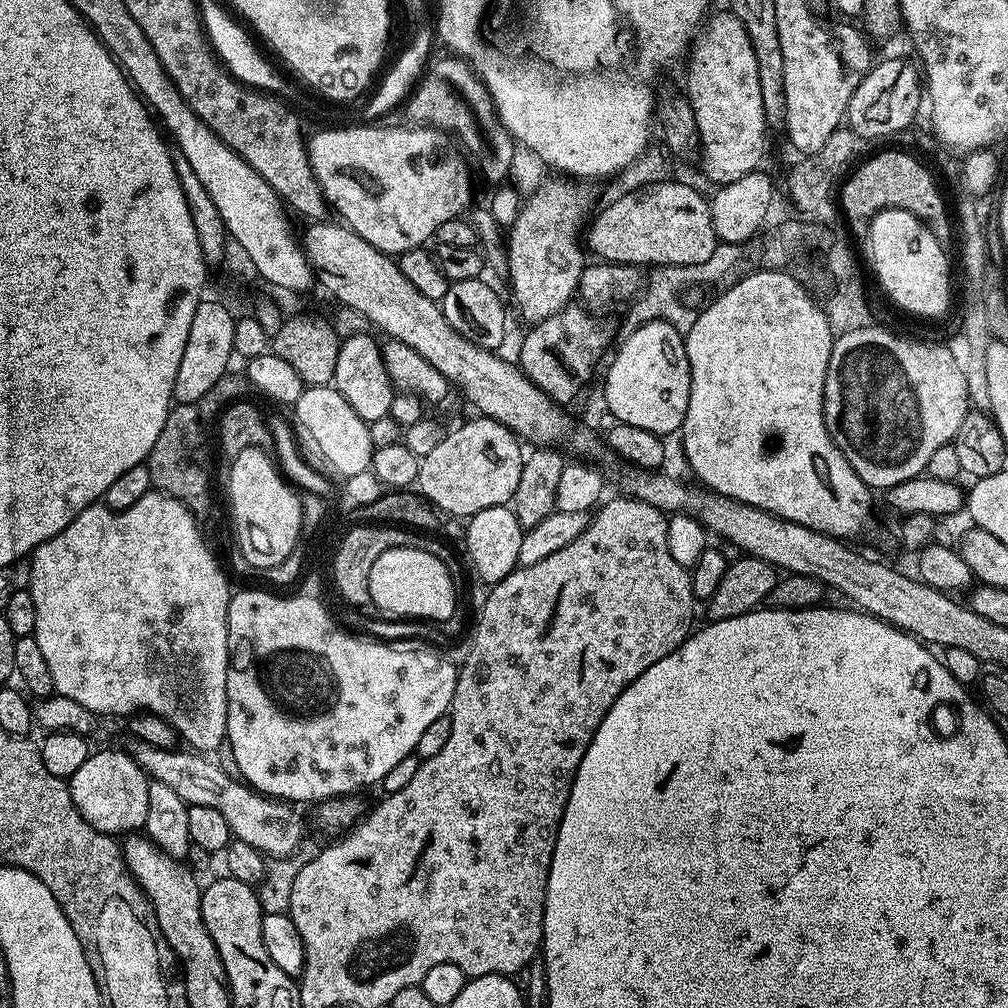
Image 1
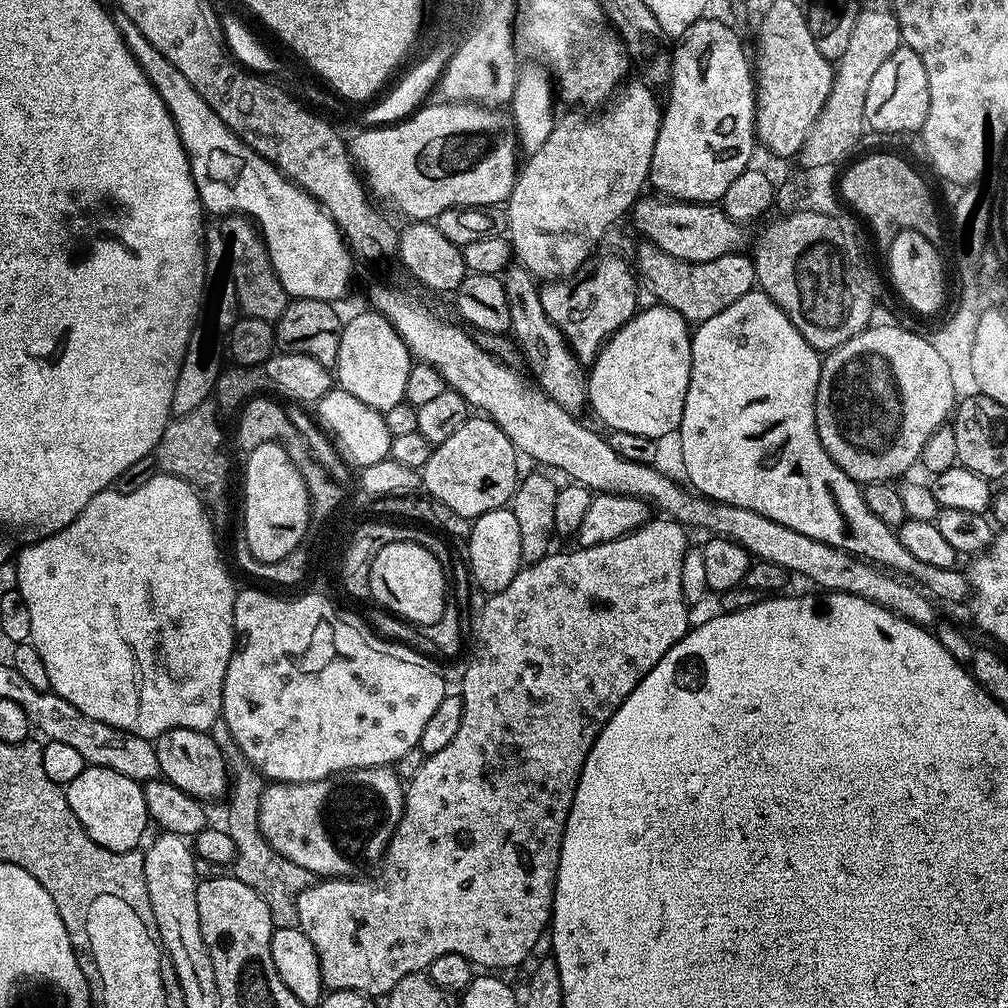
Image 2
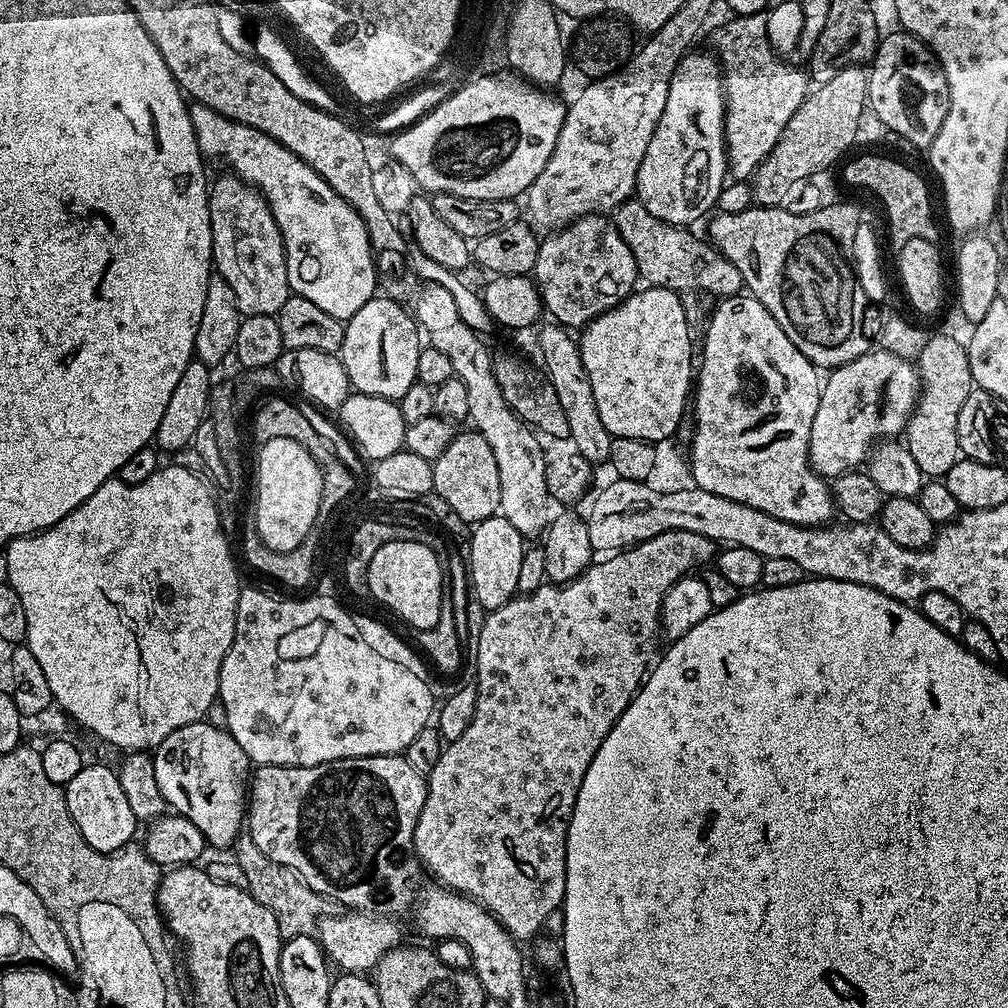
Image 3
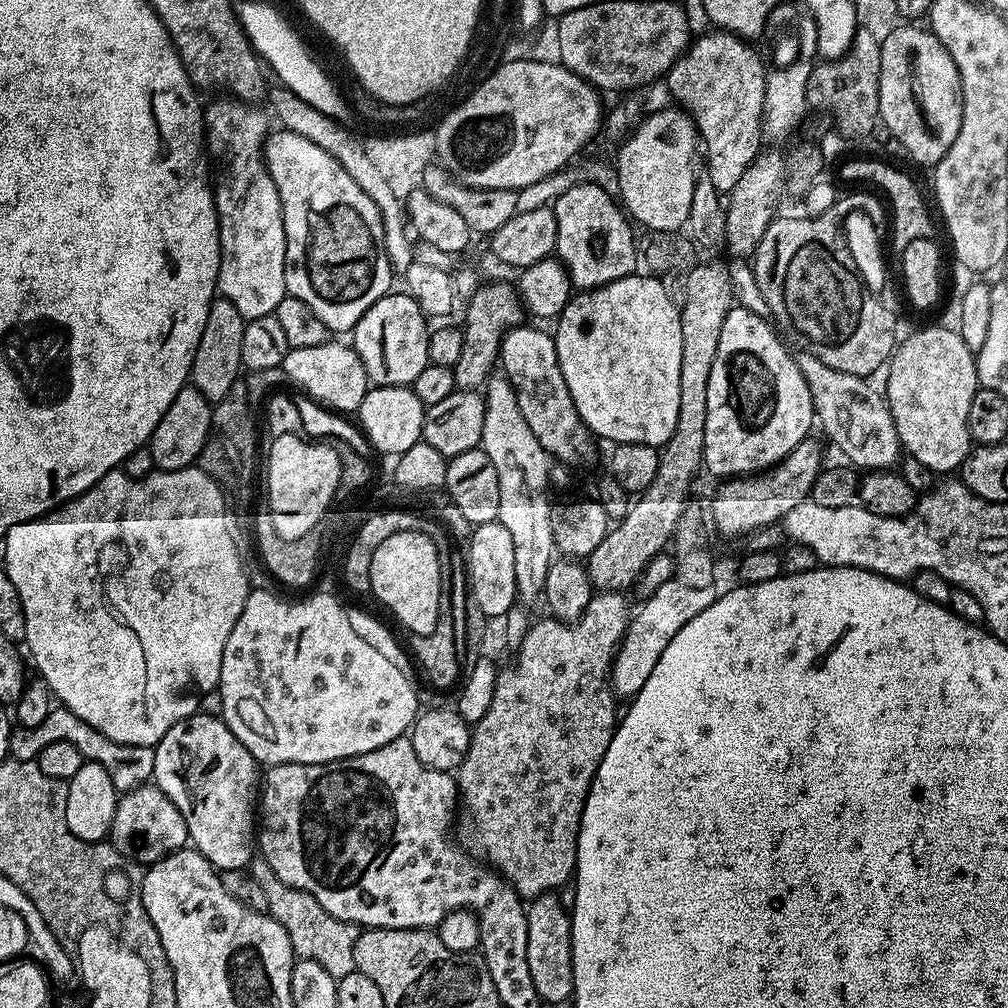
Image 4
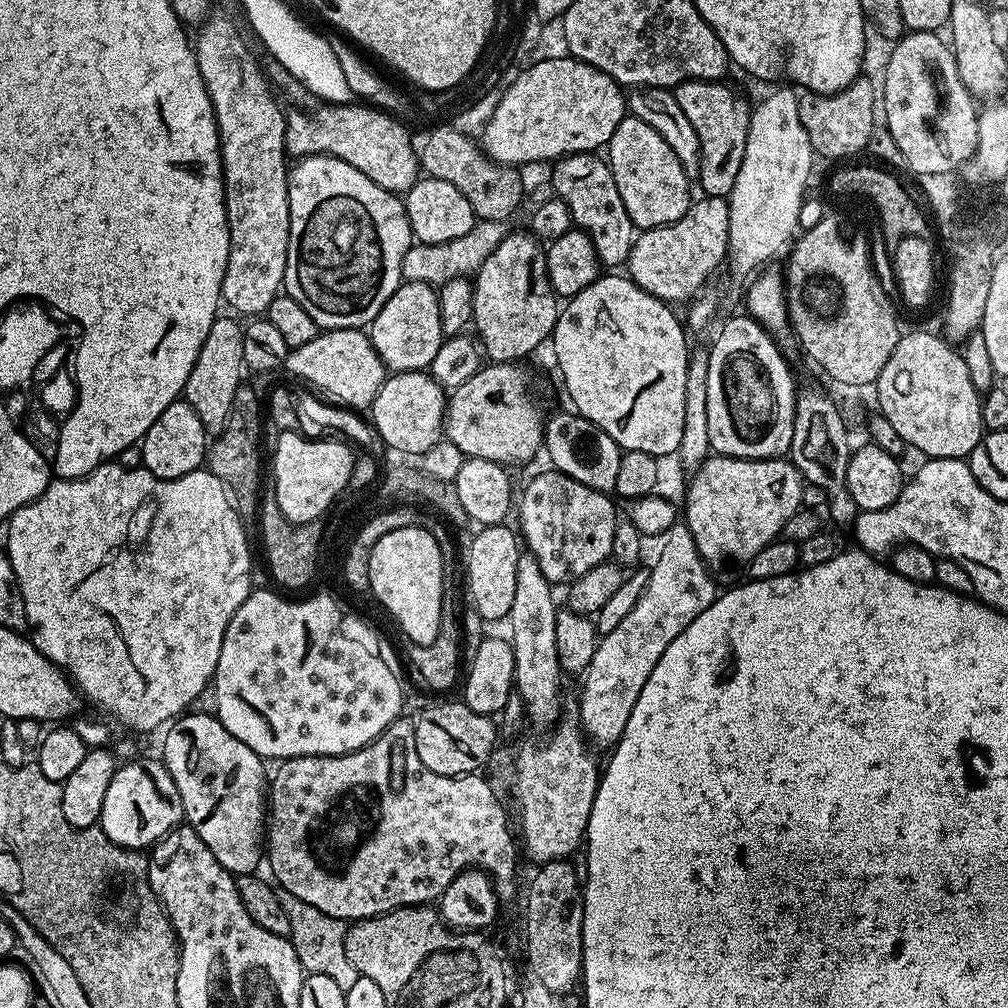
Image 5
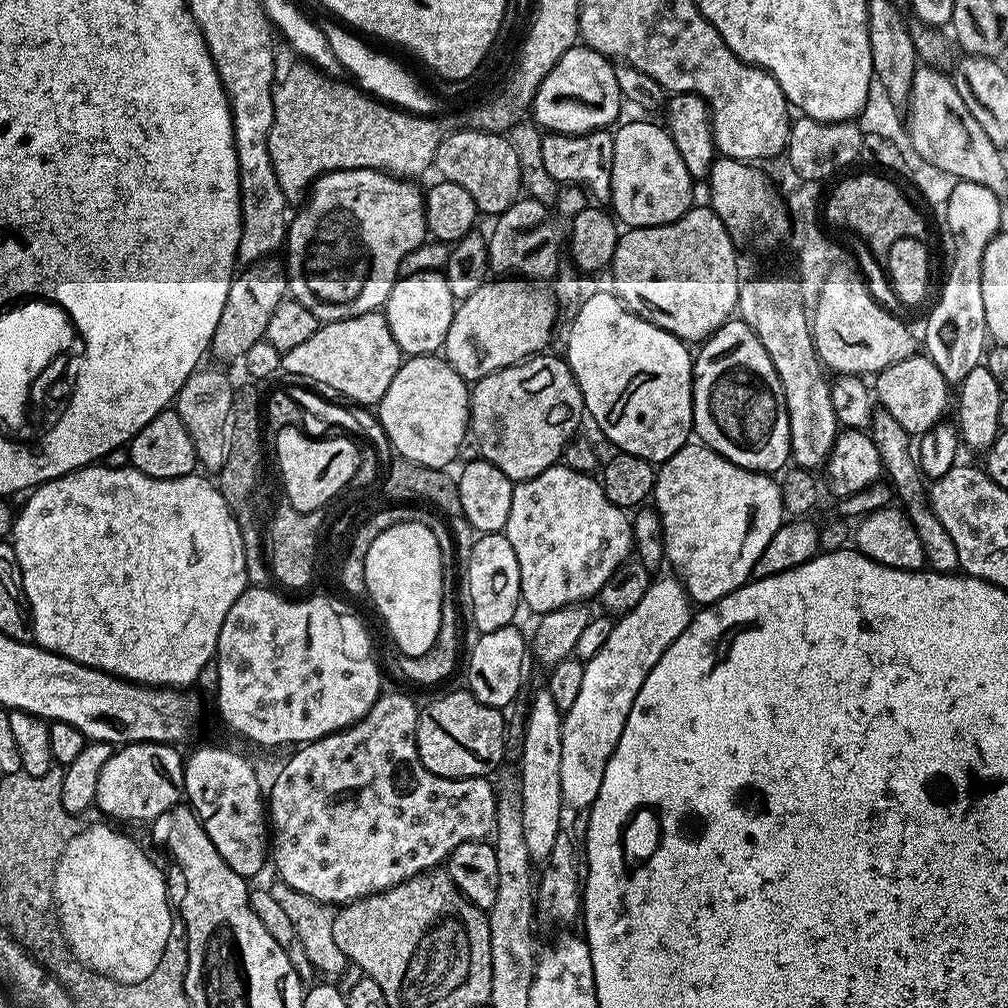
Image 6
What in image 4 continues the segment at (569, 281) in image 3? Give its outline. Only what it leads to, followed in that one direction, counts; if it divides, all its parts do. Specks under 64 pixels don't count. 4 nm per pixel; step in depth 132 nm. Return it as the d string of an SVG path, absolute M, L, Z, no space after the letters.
M571 186L570 190L555 199L551 209L554 218L558 218L555 255L563 262L568 277L572 279L573 289L601 288L637 271L633 225L618 200L606 194L601 186Z

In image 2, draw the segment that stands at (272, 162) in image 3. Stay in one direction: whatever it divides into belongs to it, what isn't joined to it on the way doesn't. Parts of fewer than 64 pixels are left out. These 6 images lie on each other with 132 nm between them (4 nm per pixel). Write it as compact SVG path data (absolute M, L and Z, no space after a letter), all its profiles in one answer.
M120 14L115 17L115 21L130 54L138 62L142 74L146 74L154 90L158 90L170 118L174 118L174 126L178 130L178 138L188 155L194 186L198 190L200 203L204 205L205 213L212 215L213 212L214 215L220 216L219 218L239 214L253 221L259 228L260 235L264 237L264 245L270 254L274 274L278 274L278 282L282 282L289 297L297 300L314 298L329 302L342 299L352 284L354 257L352 249L348 247L344 235L338 230L338 226L330 218L328 211L303 188L298 187L292 180L287 180L273 164L266 162L266 158L250 150L250 146L246 146L246 142L242 142L239 136L234 135L222 122L222 118L218 118L218 114L214 114L214 110L206 106L202 94L198 94L194 86L190 86L190 82L182 78L180 71L159 50L154 50L154 46L146 42L146 34L142 34L142 30L138 30L138 26L130 22L130 18Z

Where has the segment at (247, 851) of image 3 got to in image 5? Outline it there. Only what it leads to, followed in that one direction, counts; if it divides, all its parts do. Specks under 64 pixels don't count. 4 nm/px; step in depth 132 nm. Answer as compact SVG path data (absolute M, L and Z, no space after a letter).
M284 888L277 889L278 902L290 921L291 934L289 940L298 954L300 967L305 973L312 975L323 974L333 979L338 988L344 993L357 982L359 972L346 956L345 934L348 926L345 921L334 918L332 915L324 914L316 906L297 898L294 894Z

